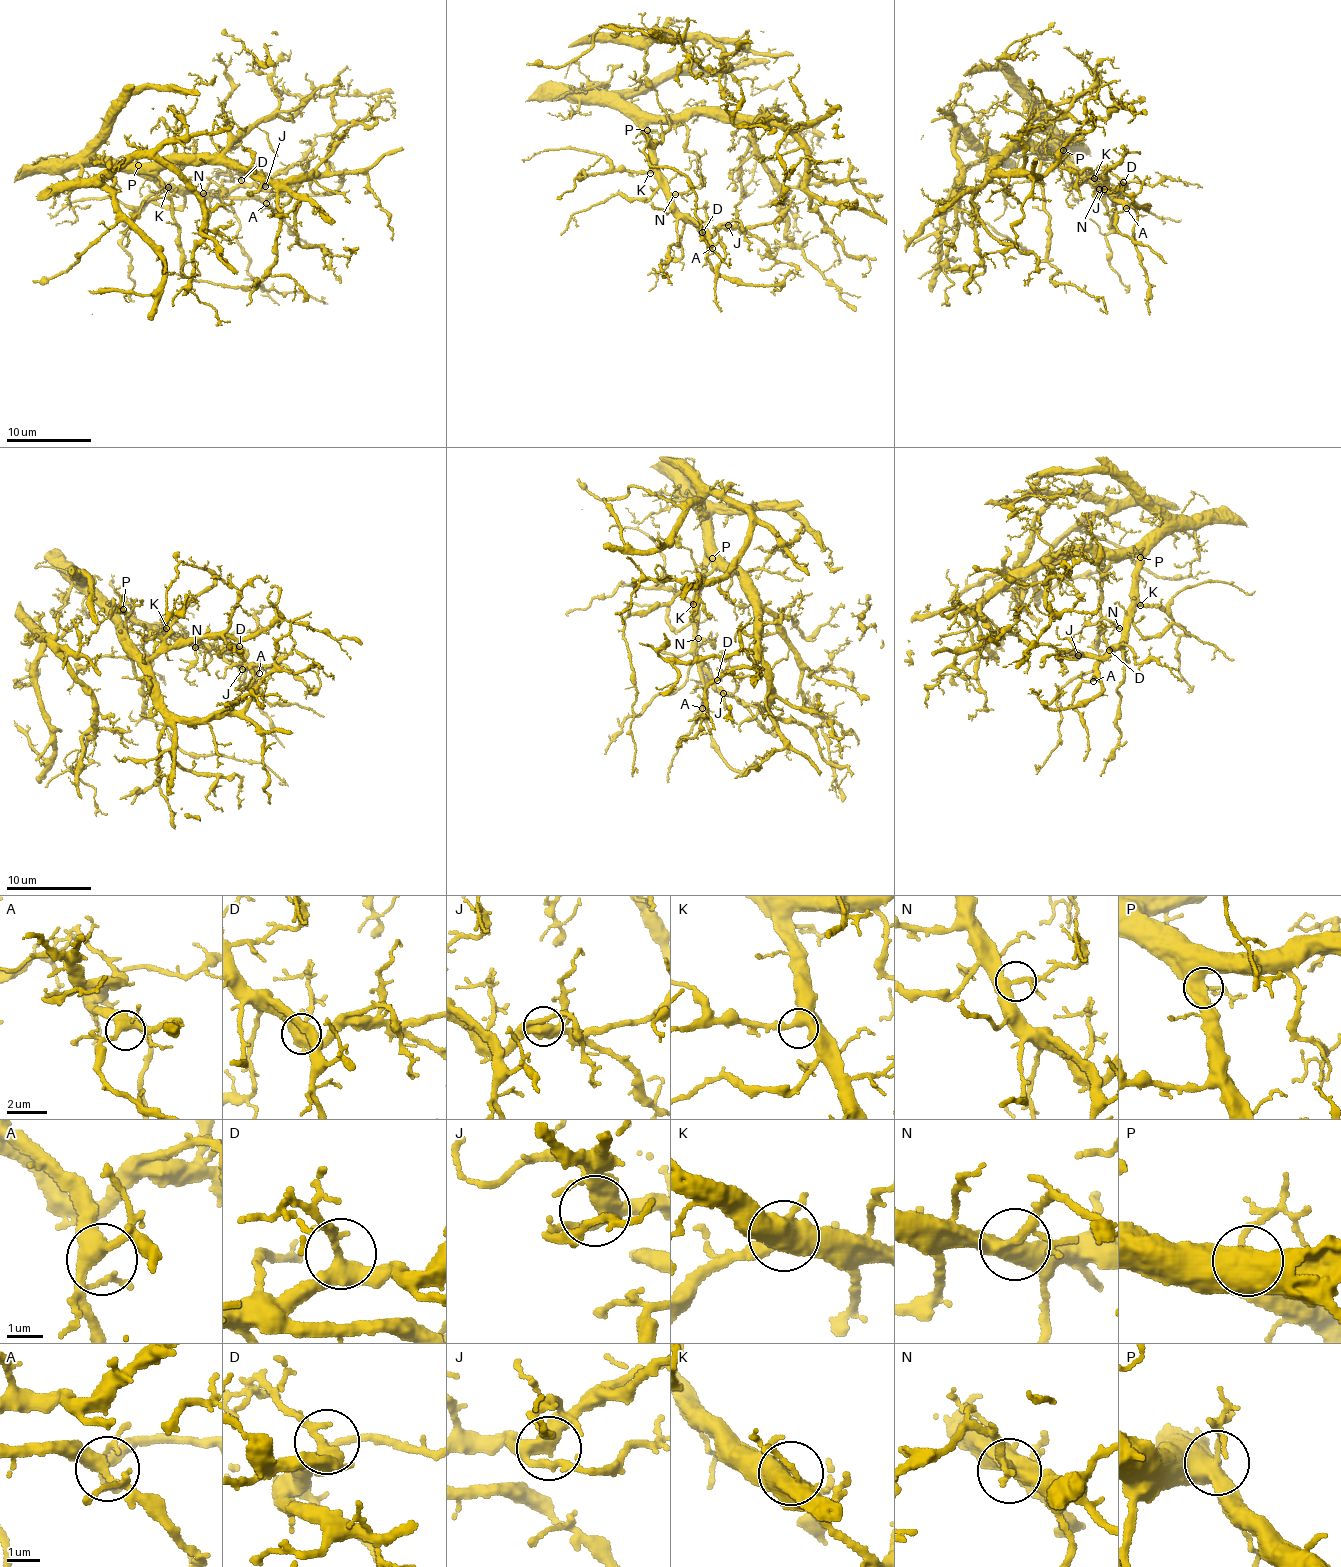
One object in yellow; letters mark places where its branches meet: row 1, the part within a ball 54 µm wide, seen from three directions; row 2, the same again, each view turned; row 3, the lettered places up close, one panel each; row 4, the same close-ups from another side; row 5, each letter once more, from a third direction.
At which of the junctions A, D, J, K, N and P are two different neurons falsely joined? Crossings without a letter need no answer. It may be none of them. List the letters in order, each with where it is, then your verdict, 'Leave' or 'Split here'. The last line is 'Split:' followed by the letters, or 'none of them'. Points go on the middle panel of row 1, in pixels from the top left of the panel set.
A: Place: (712, 248). Leave
D: Place: (702, 232). Leave
J: Place: (728, 225). Leave
K: Place: (650, 173). Leave
N: Place: (675, 194). Leave
P: Place: (647, 130). Leave
Split: none of them

